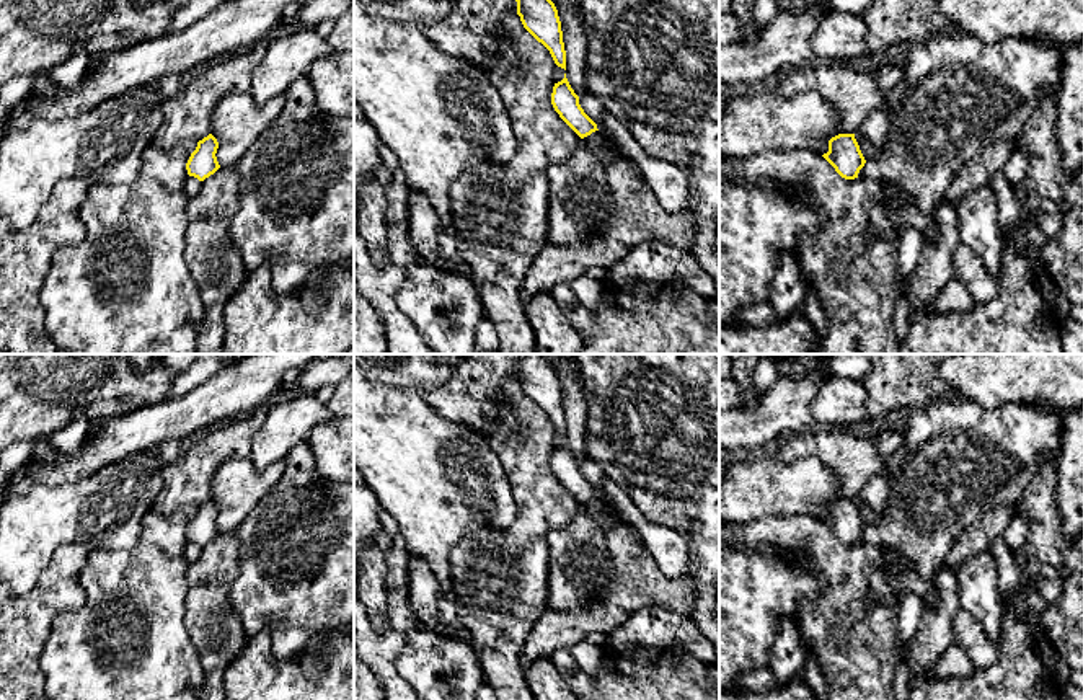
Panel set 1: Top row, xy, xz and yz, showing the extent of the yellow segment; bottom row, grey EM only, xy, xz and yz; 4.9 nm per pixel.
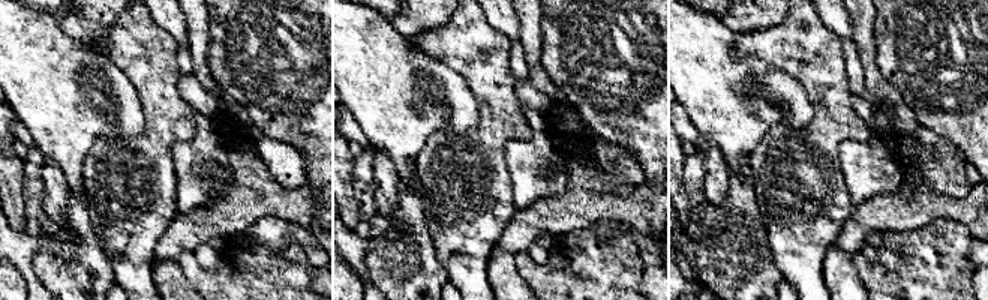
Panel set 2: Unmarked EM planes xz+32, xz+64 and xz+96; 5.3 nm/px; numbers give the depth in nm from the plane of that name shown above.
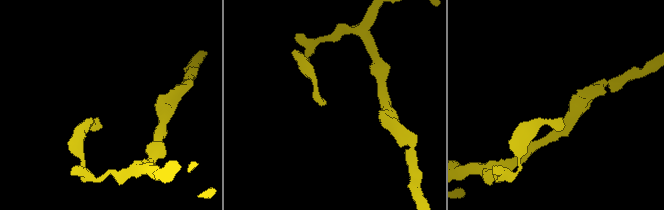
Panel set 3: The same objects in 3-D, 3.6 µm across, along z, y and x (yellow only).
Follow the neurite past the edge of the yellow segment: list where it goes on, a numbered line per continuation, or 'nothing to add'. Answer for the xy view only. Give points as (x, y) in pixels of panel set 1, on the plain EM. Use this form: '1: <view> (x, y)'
nothing to add

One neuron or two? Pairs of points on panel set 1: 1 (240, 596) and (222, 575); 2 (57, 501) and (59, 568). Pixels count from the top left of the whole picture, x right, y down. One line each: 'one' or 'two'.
1: two
2: two

